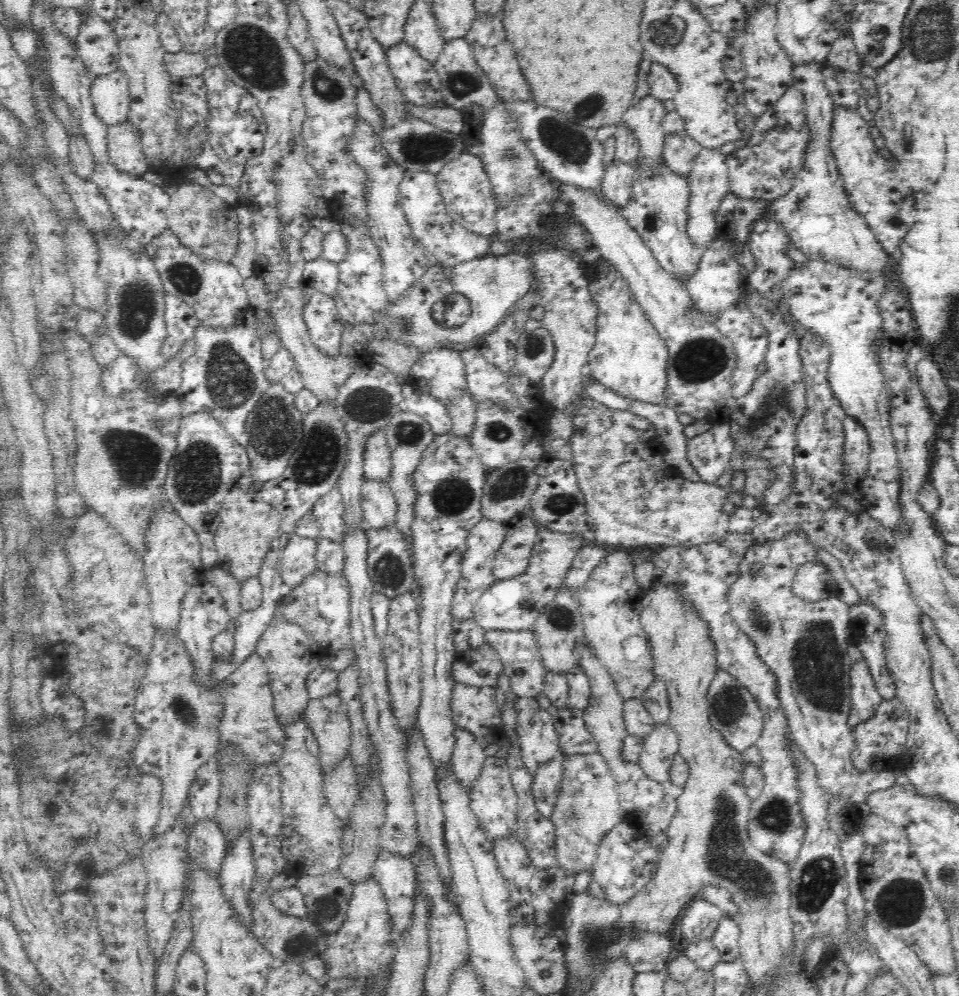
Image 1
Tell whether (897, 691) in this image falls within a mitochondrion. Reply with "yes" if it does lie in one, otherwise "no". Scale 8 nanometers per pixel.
no

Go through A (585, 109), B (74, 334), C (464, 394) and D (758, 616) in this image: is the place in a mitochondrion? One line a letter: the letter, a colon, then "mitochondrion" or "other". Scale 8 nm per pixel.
A: mitochondrion
B: other
C: other
D: mitochondrion

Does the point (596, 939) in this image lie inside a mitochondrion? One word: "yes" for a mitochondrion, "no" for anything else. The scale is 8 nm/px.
yes

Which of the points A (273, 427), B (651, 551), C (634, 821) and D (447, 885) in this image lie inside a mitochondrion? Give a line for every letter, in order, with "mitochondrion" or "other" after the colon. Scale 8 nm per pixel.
A: mitochondrion
B: other
C: other
D: other

